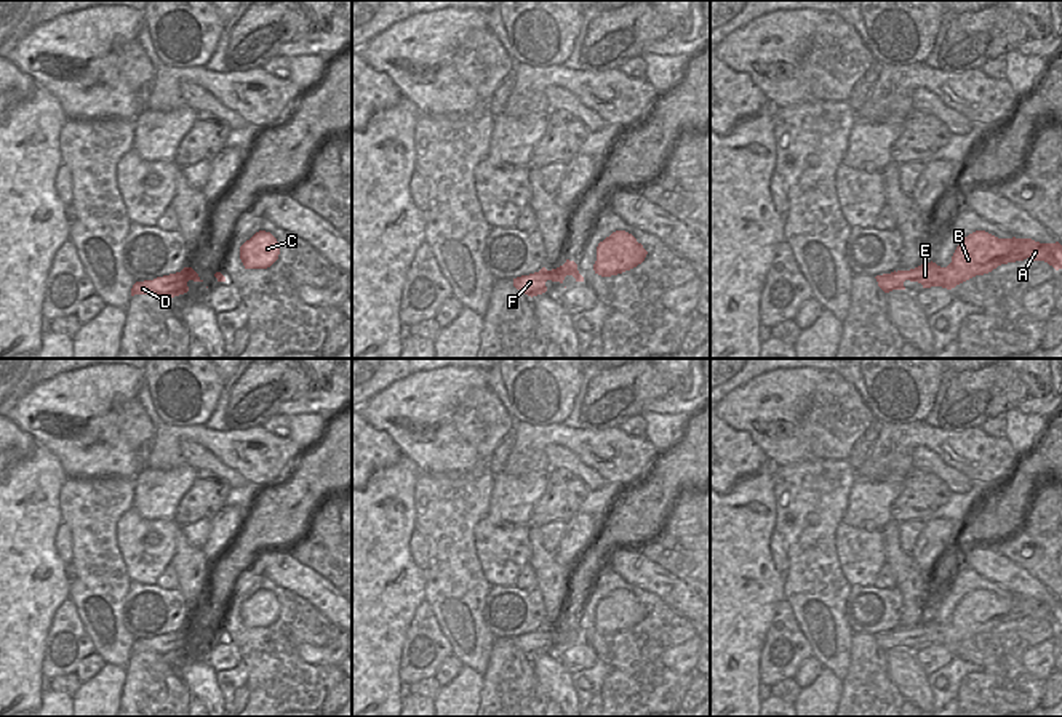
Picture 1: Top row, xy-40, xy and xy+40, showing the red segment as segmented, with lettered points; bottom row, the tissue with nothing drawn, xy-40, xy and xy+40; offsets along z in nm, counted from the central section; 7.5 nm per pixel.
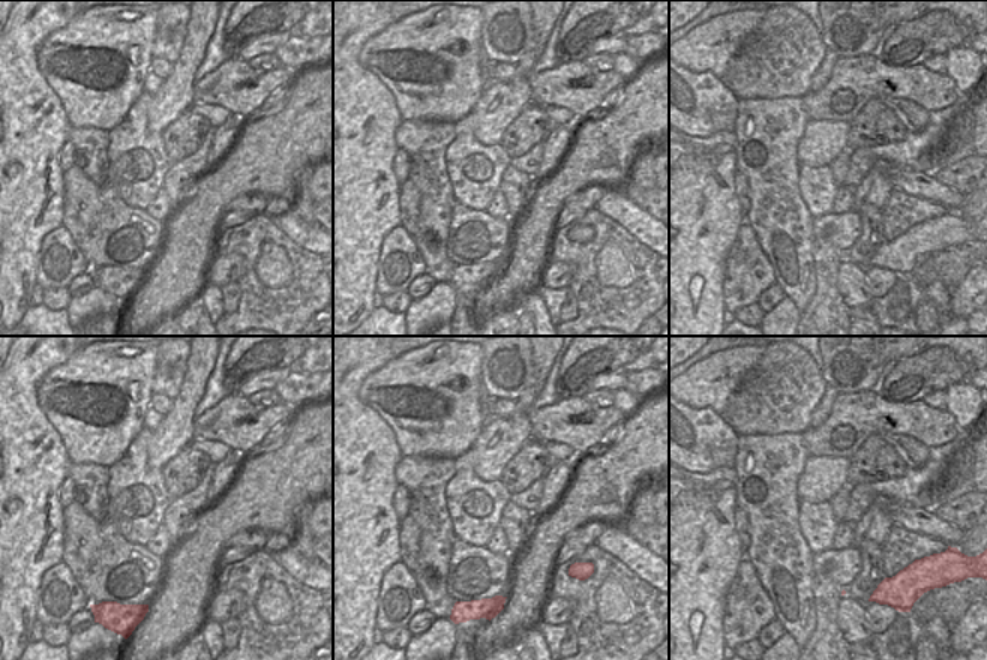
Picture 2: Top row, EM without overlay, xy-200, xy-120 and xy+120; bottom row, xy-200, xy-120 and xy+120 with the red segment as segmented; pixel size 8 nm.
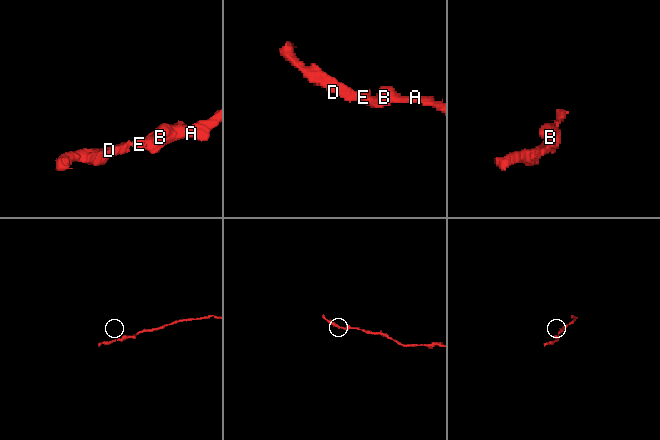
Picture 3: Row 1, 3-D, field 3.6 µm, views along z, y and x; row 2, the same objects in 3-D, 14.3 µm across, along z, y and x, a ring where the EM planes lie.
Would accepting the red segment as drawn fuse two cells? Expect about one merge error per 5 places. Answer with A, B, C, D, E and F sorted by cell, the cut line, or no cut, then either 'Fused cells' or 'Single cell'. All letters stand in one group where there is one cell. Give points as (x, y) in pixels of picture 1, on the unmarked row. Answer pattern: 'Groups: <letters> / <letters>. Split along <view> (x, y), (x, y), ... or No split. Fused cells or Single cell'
Groups: A B C D E F. No split. Single cell.

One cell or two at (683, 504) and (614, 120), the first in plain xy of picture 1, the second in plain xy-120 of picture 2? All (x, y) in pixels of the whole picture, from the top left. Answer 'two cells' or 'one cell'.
two cells

